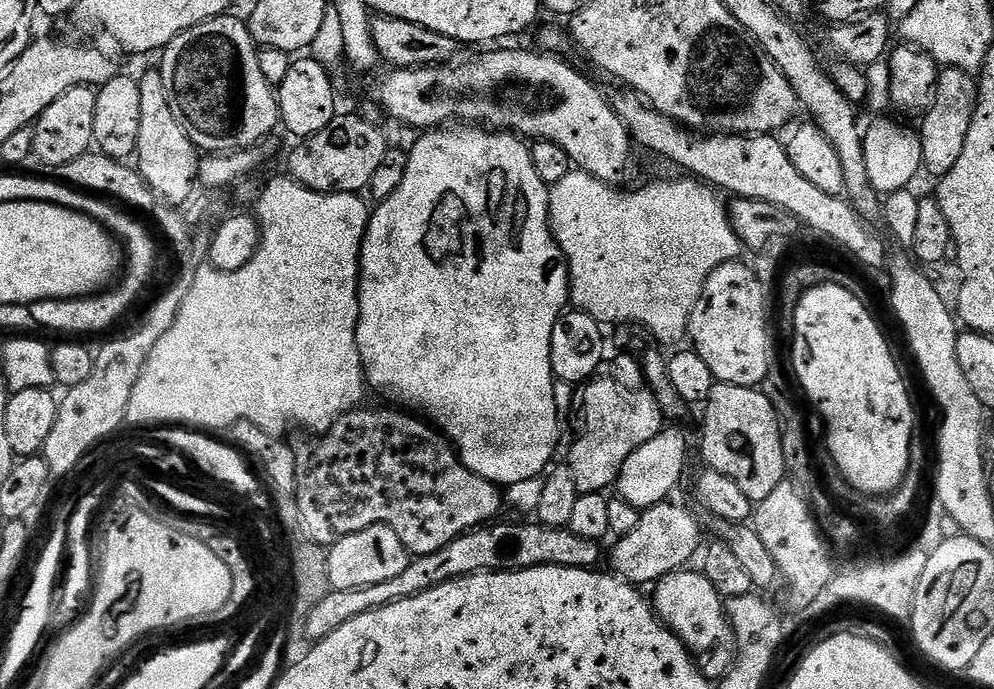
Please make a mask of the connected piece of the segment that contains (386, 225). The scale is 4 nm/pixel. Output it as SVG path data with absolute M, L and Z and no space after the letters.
M441 126L421 136L424 137L408 152L406 178L402 178L398 190L394 190L390 198L375 205L368 217L364 243L360 245L360 321L356 327L356 341L364 365L364 379L371 391L373 388L392 403L389 405L419 414L435 425L452 443L466 470L478 474L478 478L507 486L526 482L526 478L543 477L557 459L556 447L560 444L560 412L556 409L558 381L552 375L552 335L558 318L570 304L568 261L552 236L548 222L549 185L544 184L542 178L538 178L538 170L534 170L531 147L507 130Z

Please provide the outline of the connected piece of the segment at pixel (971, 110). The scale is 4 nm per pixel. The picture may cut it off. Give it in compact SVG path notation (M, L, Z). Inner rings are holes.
M941 67L936 78L936 89L932 91L932 102L923 113L918 133L921 140L921 158L923 160L923 171L932 176L943 178L950 176L958 158L962 158L962 146L966 146L966 134L970 134L970 122L976 113L976 94L978 91L978 80L973 73L963 72L954 67Z

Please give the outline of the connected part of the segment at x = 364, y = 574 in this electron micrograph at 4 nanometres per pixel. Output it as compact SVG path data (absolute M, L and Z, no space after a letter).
M375 524L366 530L358 530L358 534L350 534L327 549L328 573L330 574L330 589L354 590L362 586L374 586L378 582L390 582L390 578L398 578L408 565L410 554L390 530L388 524Z

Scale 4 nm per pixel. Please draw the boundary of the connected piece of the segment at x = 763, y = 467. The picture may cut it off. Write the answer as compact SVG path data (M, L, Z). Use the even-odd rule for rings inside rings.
M718 382L710 390L702 411L704 433L700 436L700 452L711 471L726 474L754 502L765 500L774 486L785 483L780 423L763 390Z

